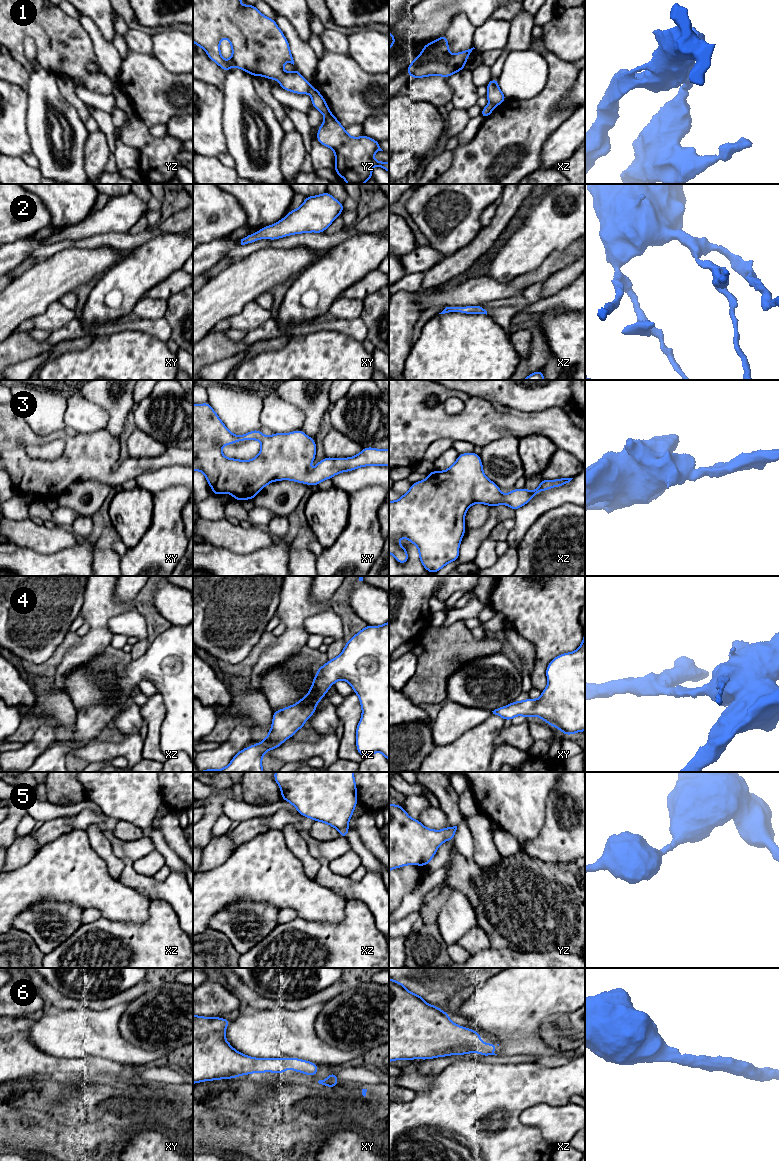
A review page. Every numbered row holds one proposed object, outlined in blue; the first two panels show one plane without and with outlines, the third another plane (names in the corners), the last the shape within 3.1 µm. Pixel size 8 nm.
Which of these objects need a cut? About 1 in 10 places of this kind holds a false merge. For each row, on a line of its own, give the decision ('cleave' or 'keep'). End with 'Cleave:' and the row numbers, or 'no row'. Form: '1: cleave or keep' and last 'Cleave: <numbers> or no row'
1: cleave
2: keep
3: keep
4: keep
5: keep
6: keep
Cleave: 1

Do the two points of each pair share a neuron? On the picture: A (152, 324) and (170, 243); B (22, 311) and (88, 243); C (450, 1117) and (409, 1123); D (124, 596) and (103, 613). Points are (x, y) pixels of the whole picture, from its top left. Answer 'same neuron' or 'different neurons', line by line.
A: different neurons
B: different neurons
C: same neuron
D: different neurons

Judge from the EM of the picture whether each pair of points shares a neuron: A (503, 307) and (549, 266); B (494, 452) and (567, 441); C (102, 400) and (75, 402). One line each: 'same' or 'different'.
A: different
B: different
C: different

